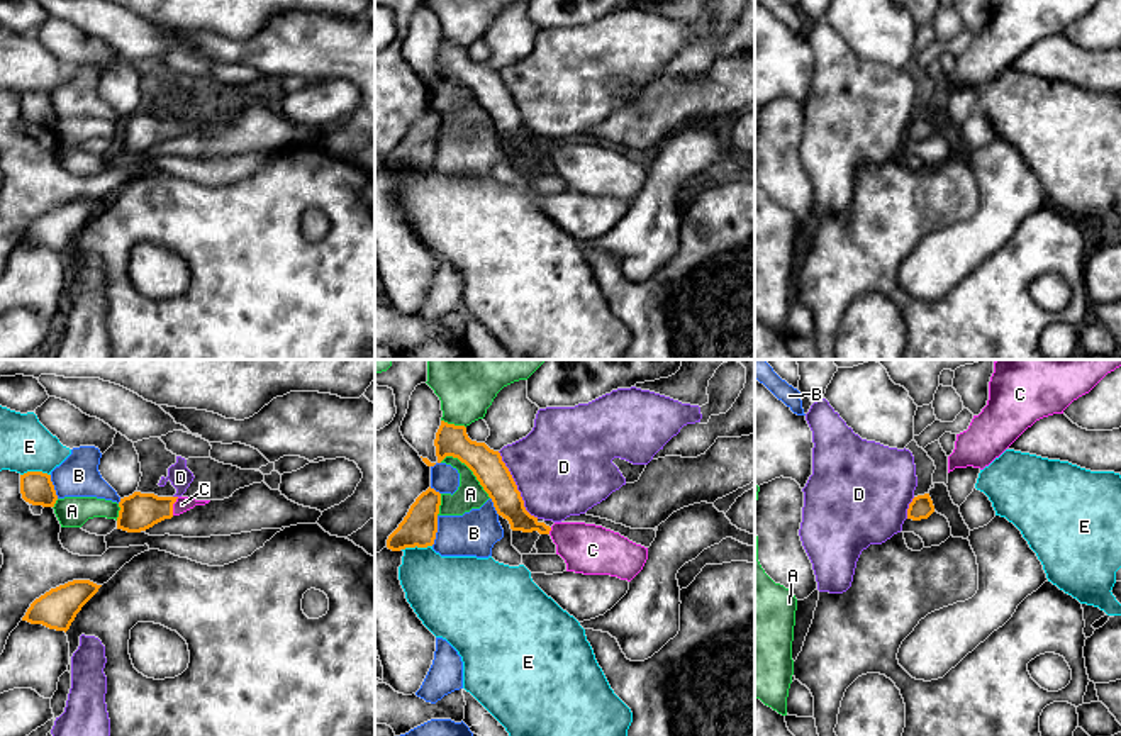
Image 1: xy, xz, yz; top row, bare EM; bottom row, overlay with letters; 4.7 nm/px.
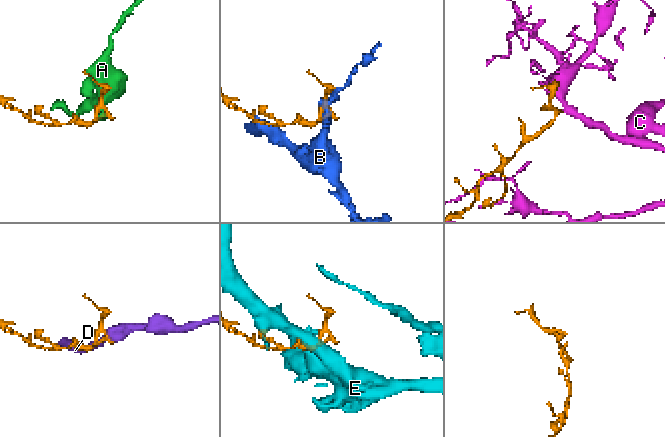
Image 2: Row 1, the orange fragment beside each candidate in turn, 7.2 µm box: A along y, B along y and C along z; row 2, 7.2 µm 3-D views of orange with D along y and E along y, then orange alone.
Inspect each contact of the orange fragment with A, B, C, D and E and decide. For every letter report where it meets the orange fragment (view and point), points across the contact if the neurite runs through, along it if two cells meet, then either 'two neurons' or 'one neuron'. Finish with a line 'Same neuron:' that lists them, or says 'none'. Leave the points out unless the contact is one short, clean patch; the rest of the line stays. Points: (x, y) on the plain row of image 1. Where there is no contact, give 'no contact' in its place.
A: xz (468, 87) | two neurons
B: xz (436, 151) | two neurons
C: xy (172, 126) | across xy (138, 133), (172, 126), (182, 124) | one neuron
D: xz (516, 107) | two neurons
E: xy (34, 92) | along xy (50, 94), (24, 92), (21, 95) | two neurons
Same neuron: C

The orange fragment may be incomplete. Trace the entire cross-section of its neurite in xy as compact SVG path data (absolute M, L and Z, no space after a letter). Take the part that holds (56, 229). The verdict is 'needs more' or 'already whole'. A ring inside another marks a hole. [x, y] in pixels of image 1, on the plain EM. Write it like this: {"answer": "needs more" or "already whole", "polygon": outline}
{"answer": "already whole", "polygon": "M73 200L51 209L31 224L22 241L66 253L76 234L100 207L90 200Z"}

